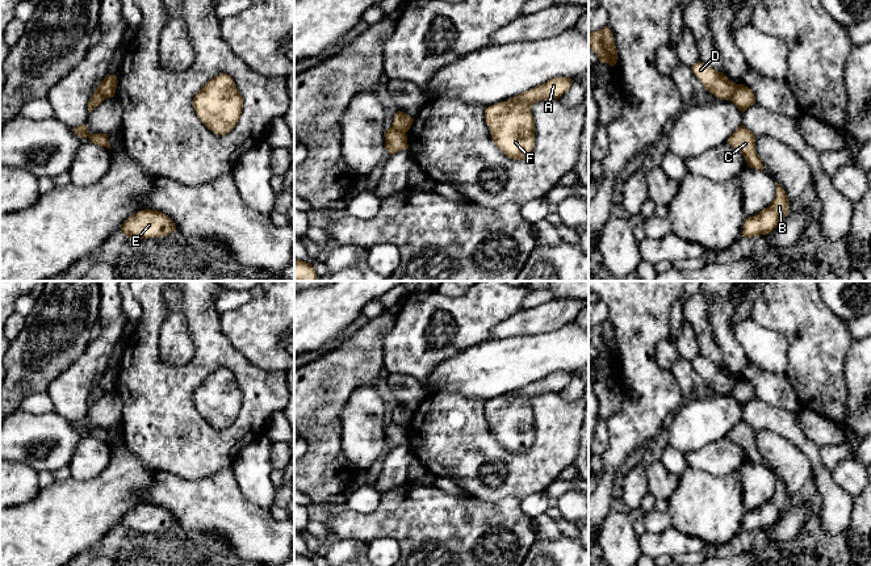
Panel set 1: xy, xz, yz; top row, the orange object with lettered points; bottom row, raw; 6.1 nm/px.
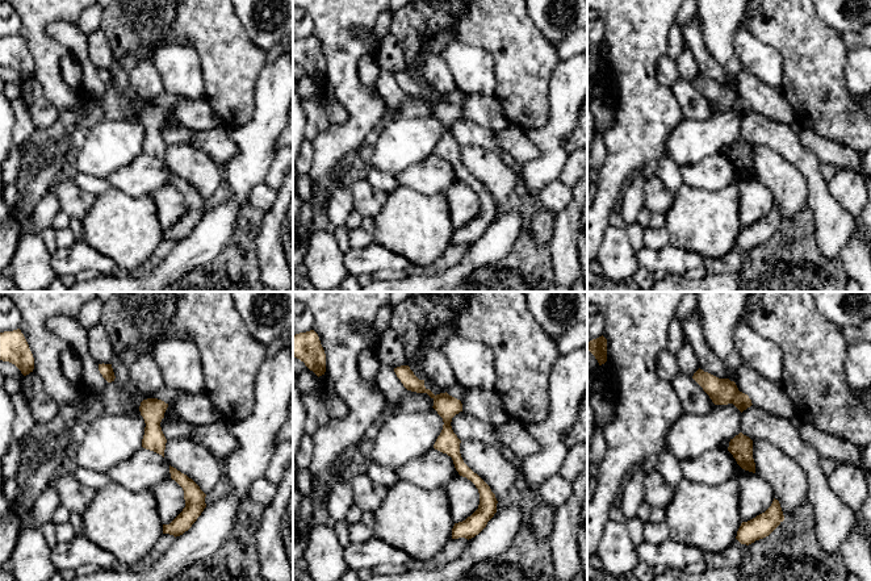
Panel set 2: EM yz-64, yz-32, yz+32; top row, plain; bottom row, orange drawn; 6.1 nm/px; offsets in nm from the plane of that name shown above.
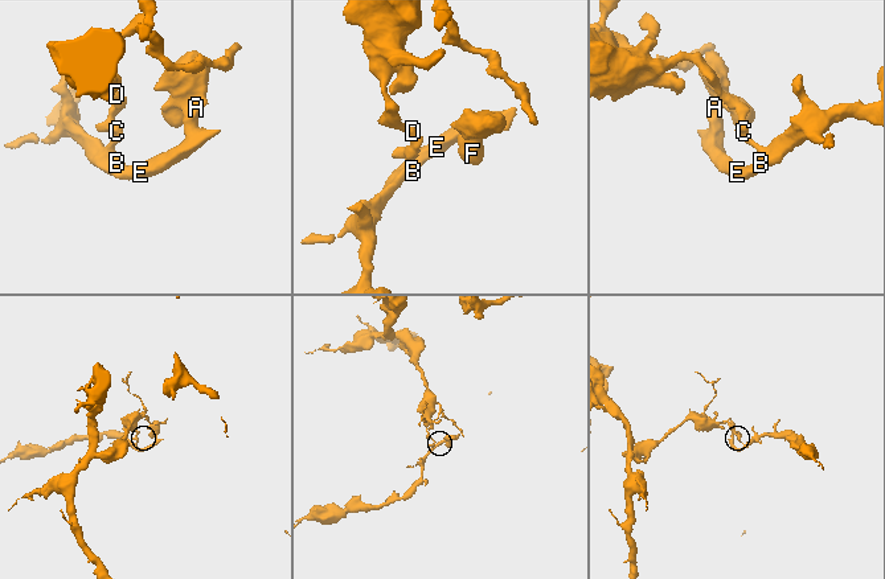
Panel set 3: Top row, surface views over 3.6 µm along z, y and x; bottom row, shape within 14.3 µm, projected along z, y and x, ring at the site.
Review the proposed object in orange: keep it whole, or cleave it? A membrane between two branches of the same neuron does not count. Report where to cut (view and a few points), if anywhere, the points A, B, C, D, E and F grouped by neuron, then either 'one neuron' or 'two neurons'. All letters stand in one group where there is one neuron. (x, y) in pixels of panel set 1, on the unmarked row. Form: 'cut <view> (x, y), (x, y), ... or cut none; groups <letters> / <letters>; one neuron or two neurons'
cut yz (737, 378), (728, 393); groups A B C E F / D; two neurons

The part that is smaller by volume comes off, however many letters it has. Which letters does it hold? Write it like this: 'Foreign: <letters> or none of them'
Foreign: A, B, C, E, F

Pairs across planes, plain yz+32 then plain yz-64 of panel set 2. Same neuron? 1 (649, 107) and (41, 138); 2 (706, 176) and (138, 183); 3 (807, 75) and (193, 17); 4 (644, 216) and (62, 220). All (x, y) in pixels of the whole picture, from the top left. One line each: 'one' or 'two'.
1: one
2: one
3: one
4: one

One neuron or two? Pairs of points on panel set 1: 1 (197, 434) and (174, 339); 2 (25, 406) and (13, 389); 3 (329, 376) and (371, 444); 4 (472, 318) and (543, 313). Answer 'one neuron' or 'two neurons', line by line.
1: two neurons
2: two neurons
3: two neurons
4: two neurons

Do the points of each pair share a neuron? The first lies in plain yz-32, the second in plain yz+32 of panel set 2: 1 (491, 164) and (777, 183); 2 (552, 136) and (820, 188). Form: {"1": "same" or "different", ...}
{"1": "same", "2": "different"}

